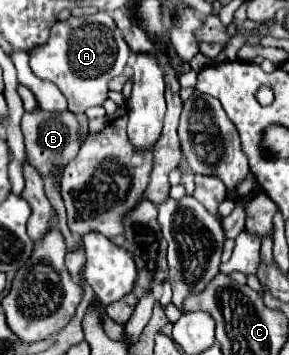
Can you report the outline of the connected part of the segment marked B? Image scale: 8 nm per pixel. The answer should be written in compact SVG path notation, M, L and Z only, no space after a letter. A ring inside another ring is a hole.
M37 107L31 113L25 111L23 121L21 121L21 131L23 131L23 137L25 137L25 147L27 147L27 161L41 173L41 177L45 181L45 193L47 193L53 209L57 211L57 225L59 225L61 235L65 237L67 251L79 249L79 239L73 237L73 233L69 231L69 227L65 223L65 205L61 203L59 183L61 183L65 163L69 163L69 159L73 159L73 155L77 155L77 151L81 147L79 129L81 129L81 125L77 123L77 117L71 111L51 113L51 111L43 111L43 109ZM57 171L61 171L61 173L57 173Z

